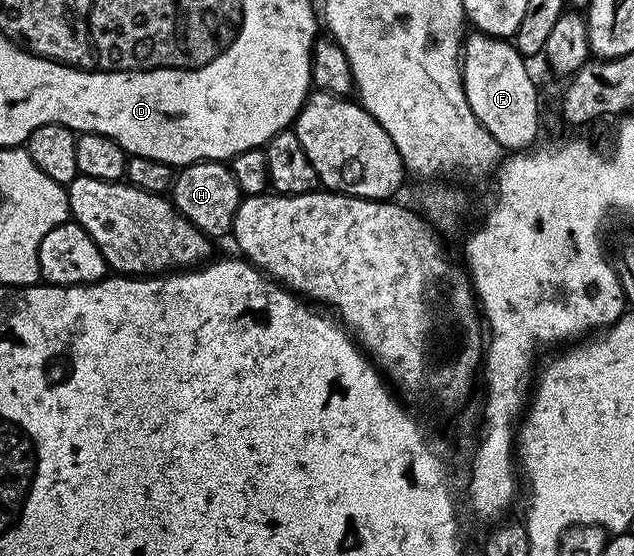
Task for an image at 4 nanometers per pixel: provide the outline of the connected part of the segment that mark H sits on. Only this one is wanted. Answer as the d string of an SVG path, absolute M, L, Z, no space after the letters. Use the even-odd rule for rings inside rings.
M204 159L201 163L188 163L180 171L183 172L174 176L169 187L169 198L175 204L175 210L212 241L218 241L222 235L230 236L241 198L230 166L223 161Z

